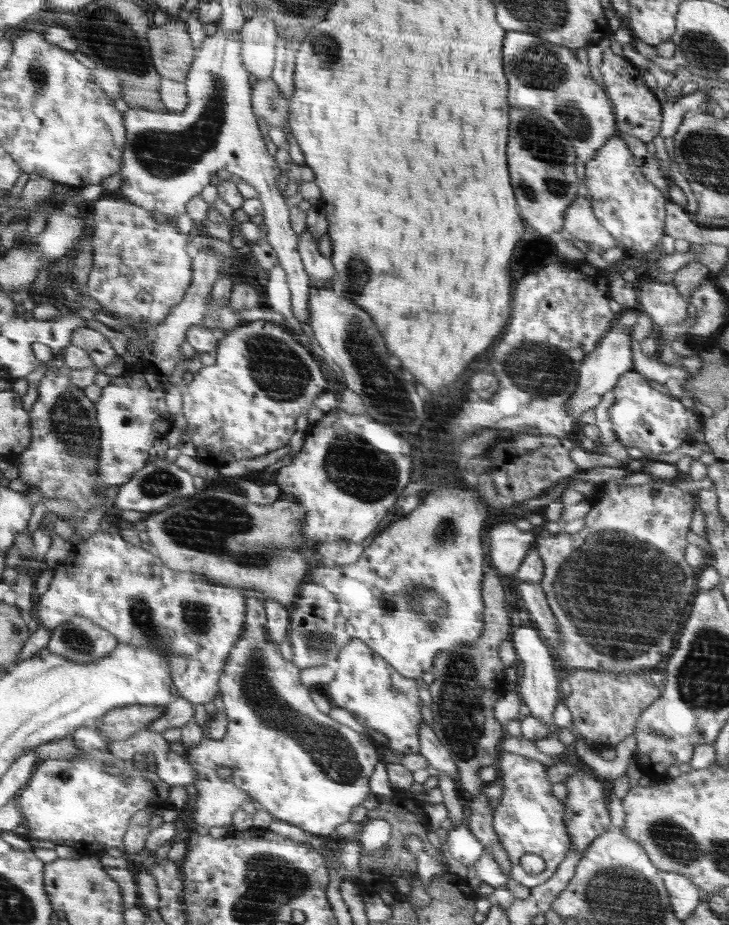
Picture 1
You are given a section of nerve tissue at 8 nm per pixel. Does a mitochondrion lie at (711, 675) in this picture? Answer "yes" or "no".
yes

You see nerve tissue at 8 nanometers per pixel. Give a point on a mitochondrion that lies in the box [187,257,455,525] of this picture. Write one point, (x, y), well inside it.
(385, 391)

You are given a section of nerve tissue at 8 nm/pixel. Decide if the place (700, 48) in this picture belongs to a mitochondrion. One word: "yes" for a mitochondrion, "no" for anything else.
yes

